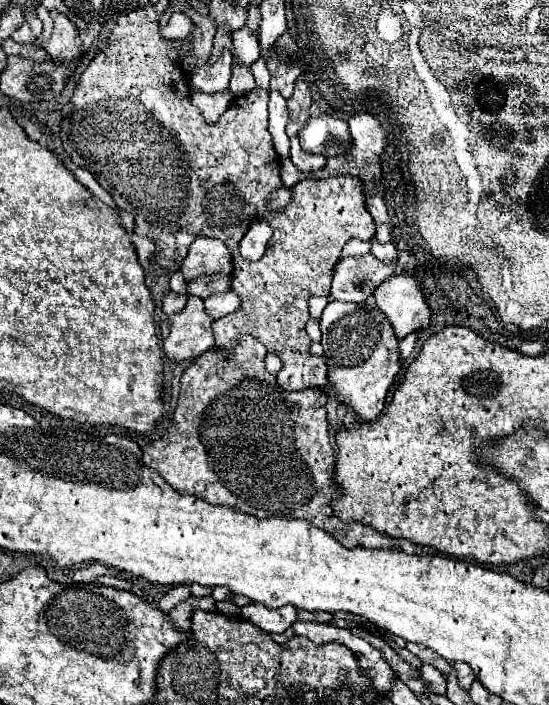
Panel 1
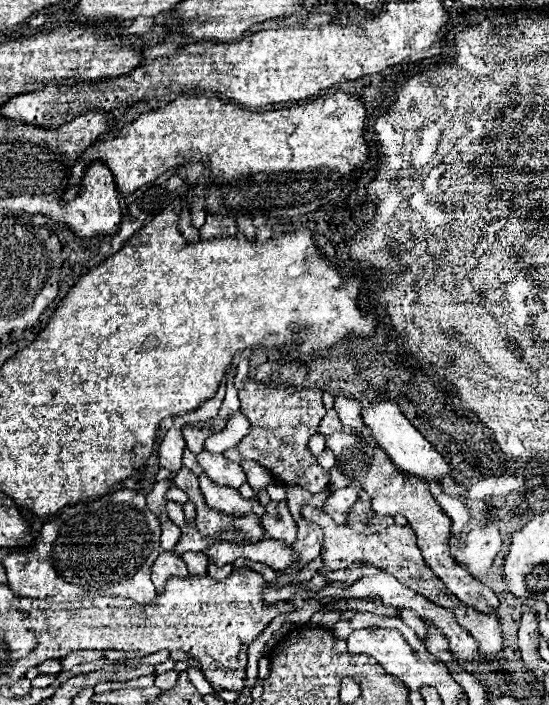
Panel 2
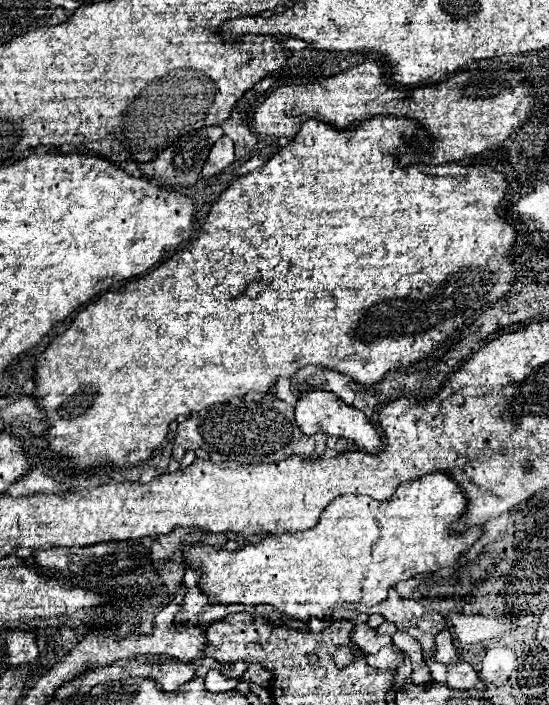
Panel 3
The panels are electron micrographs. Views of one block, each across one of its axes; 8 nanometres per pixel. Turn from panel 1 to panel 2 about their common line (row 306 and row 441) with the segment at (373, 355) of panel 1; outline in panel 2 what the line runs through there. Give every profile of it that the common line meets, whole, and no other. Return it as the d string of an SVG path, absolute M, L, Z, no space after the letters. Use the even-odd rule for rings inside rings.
M334 432L334 434L326 436L326 448L332 450L336 456L336 462L338 462L336 468L342 468L342 474L348 476L354 484L360 484L362 490L372 498L372 508L376 514L382 514L382 516L402 514L408 520L408 524L412 526L412 530L418 536L418 548L422 550L424 562L436 572L436 576L446 584L446 588L454 596L458 596L464 604L468 604L484 614L494 612L498 608L498 604L480 606L478 596L484 598L484 594L488 594L488 592L482 592L484 584L480 584L476 578L472 578L452 558L452 554L448 550L448 536L450 536L452 522L444 514L444 510L436 504L436 500L432 498L428 484L424 480L414 480L414 476L402 476L402 472L398 472L398 468L394 468L394 464L390 464L390 458L386 456L386 452L382 452L382 448L378 444L366 442L366 438L360 434Z

